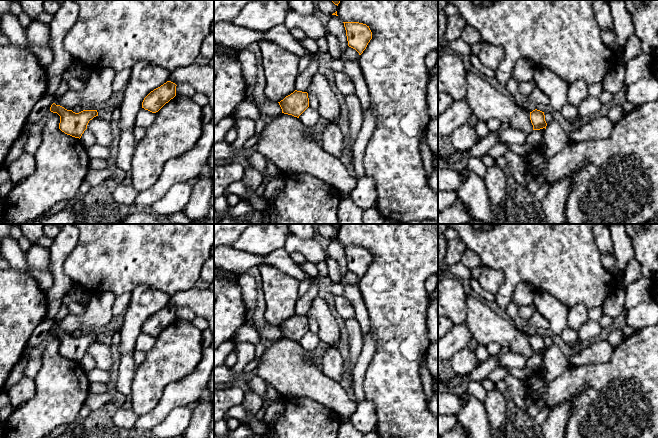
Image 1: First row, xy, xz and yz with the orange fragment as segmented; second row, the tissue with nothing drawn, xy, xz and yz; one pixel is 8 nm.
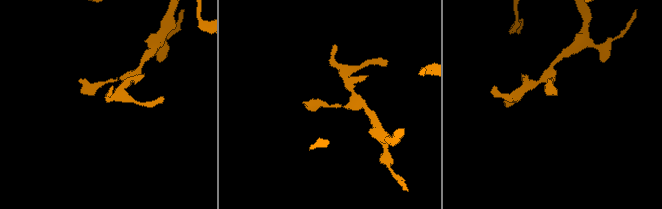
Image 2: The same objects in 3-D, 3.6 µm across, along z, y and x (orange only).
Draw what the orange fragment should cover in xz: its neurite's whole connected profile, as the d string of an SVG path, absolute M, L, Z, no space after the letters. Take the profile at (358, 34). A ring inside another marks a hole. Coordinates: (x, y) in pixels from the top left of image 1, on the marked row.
M359 22L343 23L346 30L348 46L355 49L361 55L372 39L372 32L369 26Z

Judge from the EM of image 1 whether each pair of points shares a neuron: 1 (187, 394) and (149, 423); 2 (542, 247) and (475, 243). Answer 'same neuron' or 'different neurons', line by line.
1: same neuron
2: same neuron

